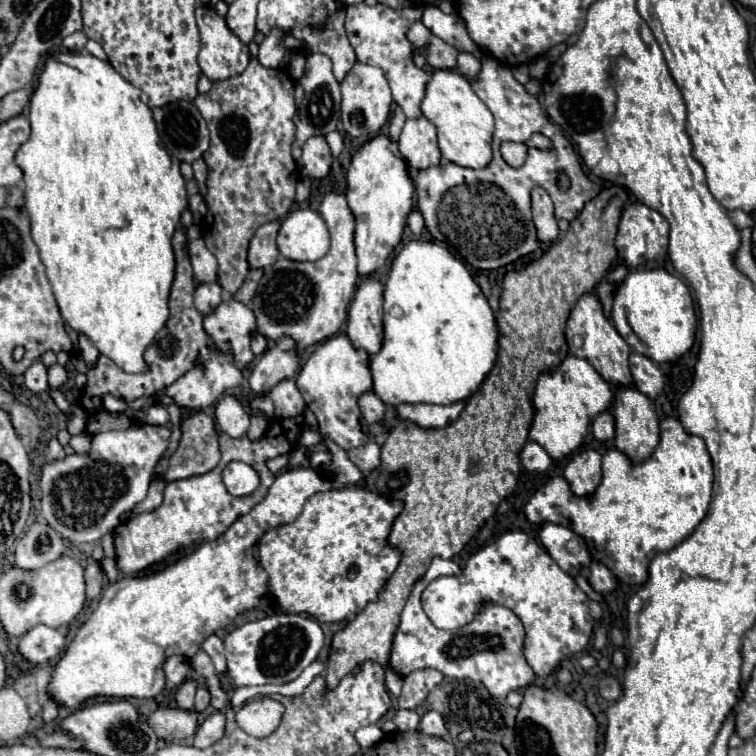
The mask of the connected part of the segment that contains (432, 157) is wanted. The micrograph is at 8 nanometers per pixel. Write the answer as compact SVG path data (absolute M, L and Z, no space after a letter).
M425 117L407 119L399 137L399 151L413 169L427 169L439 165L441 153L437 147L435 125Z

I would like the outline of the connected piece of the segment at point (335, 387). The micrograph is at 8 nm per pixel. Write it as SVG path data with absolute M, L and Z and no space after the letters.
M345 333L325 339L301 367L295 383L307 407L315 413L321 433L331 437L341 449L359 447L369 439L367 423L363 423L357 407L357 397L371 389L369 355L363 349L353 347Z

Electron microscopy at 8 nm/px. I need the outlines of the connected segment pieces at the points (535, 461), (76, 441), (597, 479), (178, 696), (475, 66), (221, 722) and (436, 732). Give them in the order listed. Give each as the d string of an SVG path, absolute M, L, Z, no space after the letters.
M527 441L527 445L521 451L521 463L527 471L547 471L549 465L553 463L553 459L549 457L549 453L535 441Z
M83 433L83 435L73 435L71 441L69 441L69 445L71 445L77 453L87 453L89 441L91 441L91 435L89 435L89 433Z
M595 449L577 453L565 467L565 477L575 495L591 495L601 483L601 455Z
M185 679L175 689L175 701L177 701L177 705L183 707L183 709L191 709L193 707L193 699L195 699L195 689L197 689L197 681L195 679Z
M461 53L457 59L457 71L467 79L475 79L477 73L481 71L481 61L469 53Z
M217 711L213 715L209 715L197 729L195 737L193 737L193 745L195 747L209 747L215 741L219 741L225 733L225 713Z
M427 711L423 717L421 717L421 723L417 727L421 733L425 735L433 735L433 737L445 737L447 729L445 729L445 723L443 723L443 717L437 713L437 711Z

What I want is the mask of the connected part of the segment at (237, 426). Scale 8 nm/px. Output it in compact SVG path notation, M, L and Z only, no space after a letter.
M225 395L225 397L217 403L217 407L215 407L215 421L217 421L219 429L221 429L223 433L231 435L231 437L241 437L241 435L245 435L247 429L249 429L249 413L245 411L245 403L243 403L239 397L235 397L235 395Z

